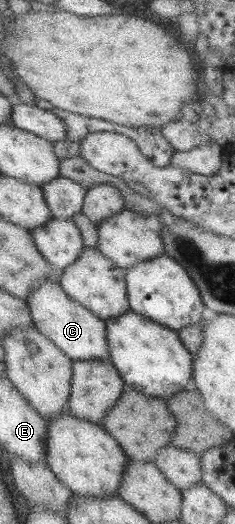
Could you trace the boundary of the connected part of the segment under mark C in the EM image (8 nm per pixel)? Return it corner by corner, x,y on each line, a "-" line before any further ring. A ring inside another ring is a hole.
42,282
38,288
30,290
25,301
30,311
33,326
48,340
52,341
68,358
72,360
104,360
108,356
106,327
90,310
72,300
56,282

